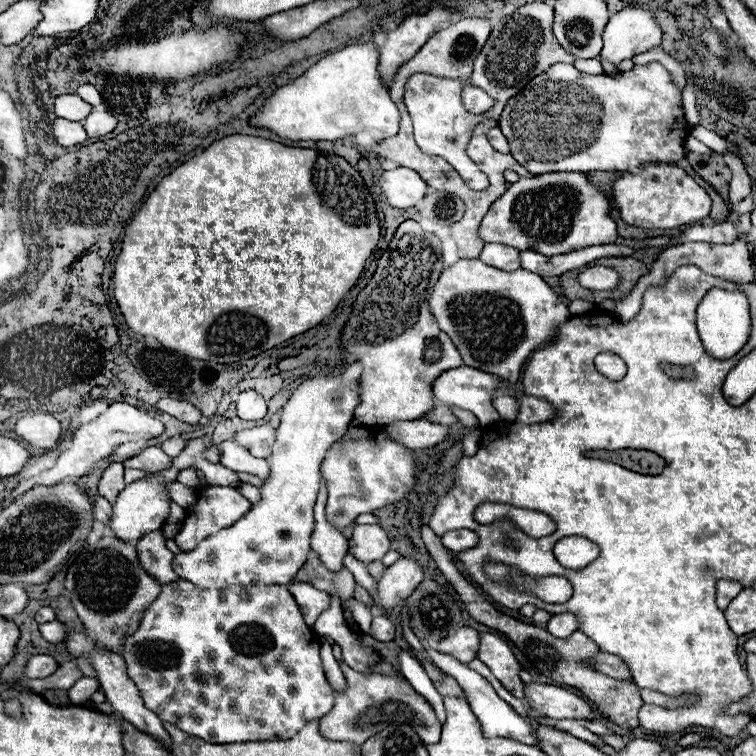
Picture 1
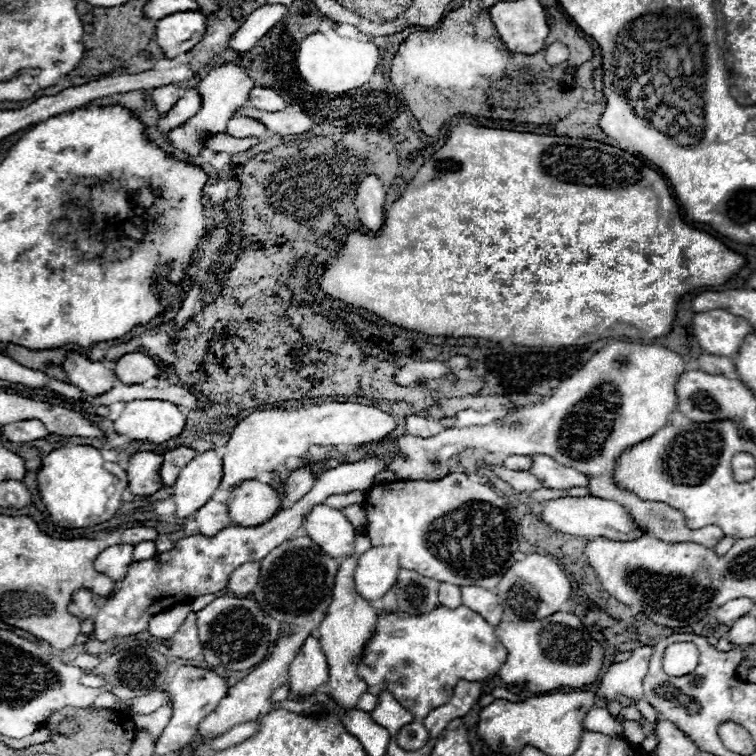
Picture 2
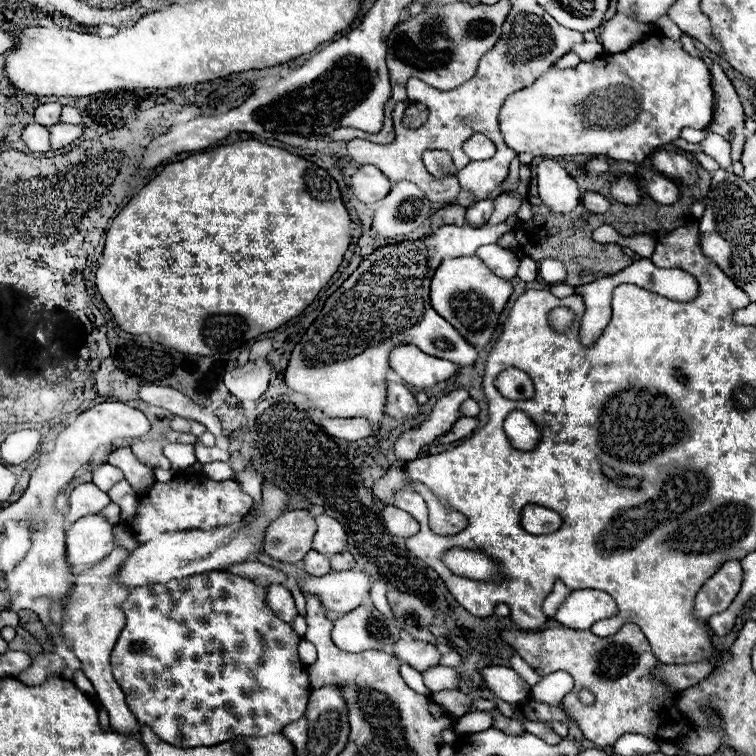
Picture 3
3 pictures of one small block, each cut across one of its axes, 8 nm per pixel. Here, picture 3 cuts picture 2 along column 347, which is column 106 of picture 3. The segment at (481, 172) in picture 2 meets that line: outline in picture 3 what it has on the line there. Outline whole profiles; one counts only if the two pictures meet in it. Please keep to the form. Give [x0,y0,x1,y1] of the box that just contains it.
[96,140,354,356]

